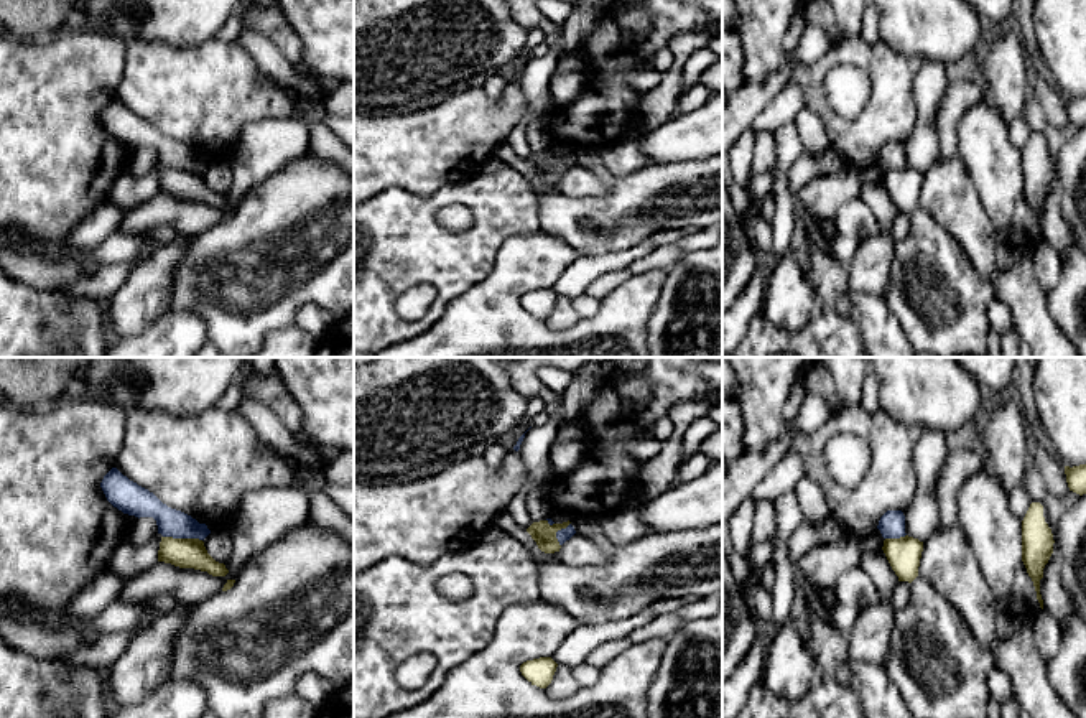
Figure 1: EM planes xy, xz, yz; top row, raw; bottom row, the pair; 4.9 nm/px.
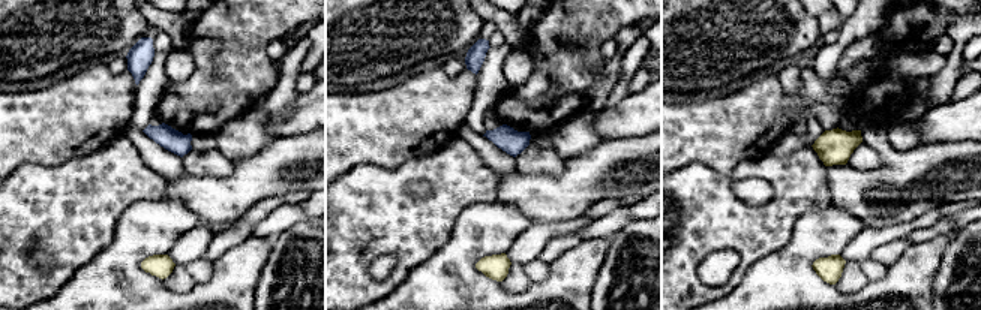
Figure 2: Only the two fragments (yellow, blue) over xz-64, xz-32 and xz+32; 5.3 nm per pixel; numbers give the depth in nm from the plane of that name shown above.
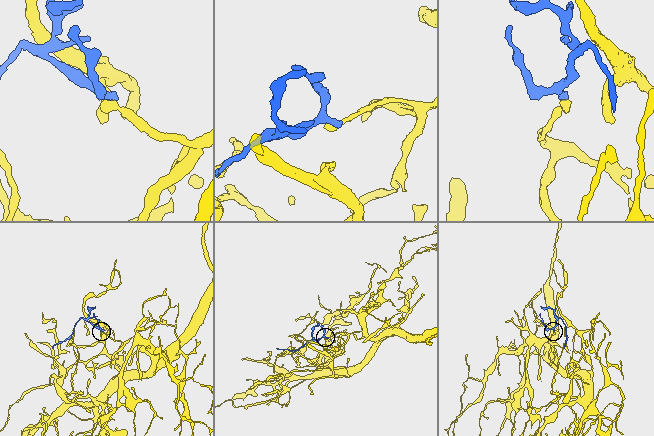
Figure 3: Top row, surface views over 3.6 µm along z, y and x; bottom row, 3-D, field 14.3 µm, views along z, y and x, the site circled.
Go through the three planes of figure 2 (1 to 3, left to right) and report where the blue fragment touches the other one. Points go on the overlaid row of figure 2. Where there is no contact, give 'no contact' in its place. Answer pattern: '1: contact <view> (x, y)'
1: no contact
2: no contact
3: no contact

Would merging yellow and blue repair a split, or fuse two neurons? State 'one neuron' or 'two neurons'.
two neurons

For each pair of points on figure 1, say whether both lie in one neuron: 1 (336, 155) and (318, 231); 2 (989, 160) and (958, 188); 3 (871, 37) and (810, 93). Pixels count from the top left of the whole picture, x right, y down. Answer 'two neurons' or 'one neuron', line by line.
1: two neurons
2: two neurons
3: two neurons

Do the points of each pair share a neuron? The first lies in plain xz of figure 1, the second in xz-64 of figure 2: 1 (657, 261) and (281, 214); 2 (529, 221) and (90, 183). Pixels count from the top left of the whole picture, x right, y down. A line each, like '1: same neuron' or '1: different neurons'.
1: same neuron
2: same neuron

